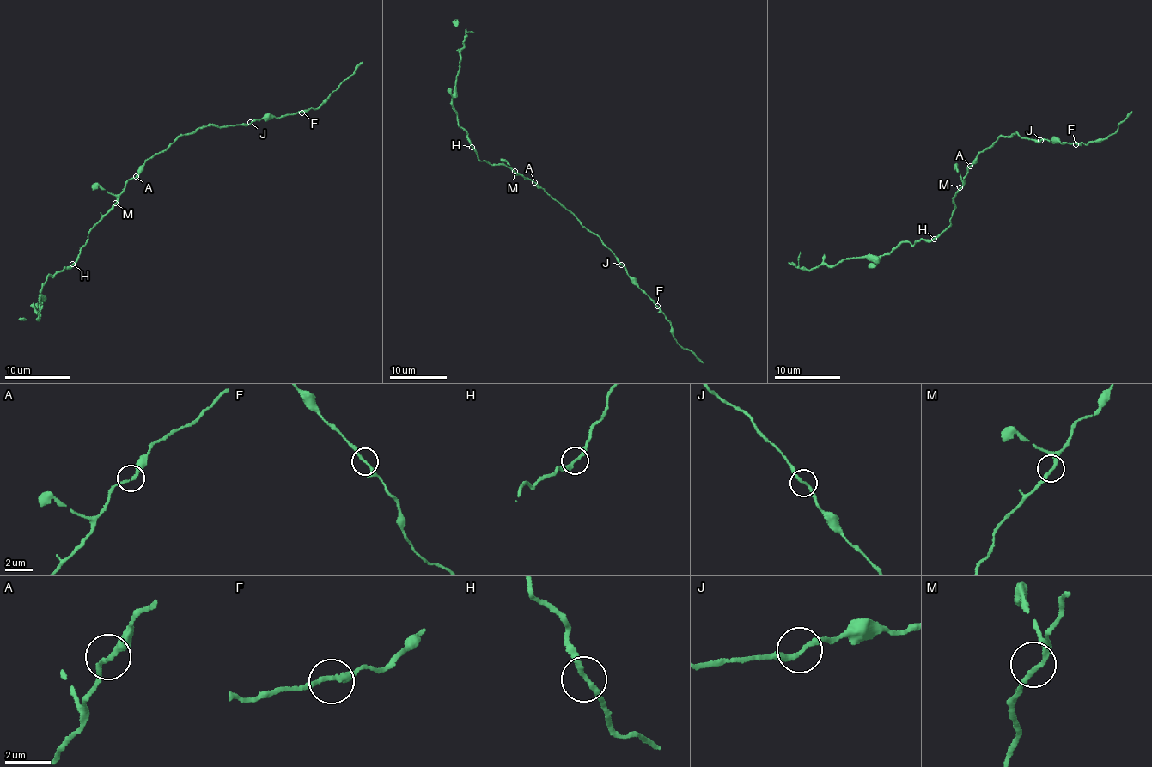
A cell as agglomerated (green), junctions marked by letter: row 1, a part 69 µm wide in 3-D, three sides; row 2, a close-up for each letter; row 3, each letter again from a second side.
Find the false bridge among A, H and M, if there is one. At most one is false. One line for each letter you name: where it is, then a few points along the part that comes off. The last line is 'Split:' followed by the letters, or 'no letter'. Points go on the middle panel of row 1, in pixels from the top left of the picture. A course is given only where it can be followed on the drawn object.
Split: no letter

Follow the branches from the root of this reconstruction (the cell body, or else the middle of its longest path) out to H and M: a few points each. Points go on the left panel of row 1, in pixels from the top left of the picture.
H: (139, 172), (125, 184), (115, 205), (89, 231), (88, 242), (72, 264)
M: (139, 172), (125, 184), (115, 203)

